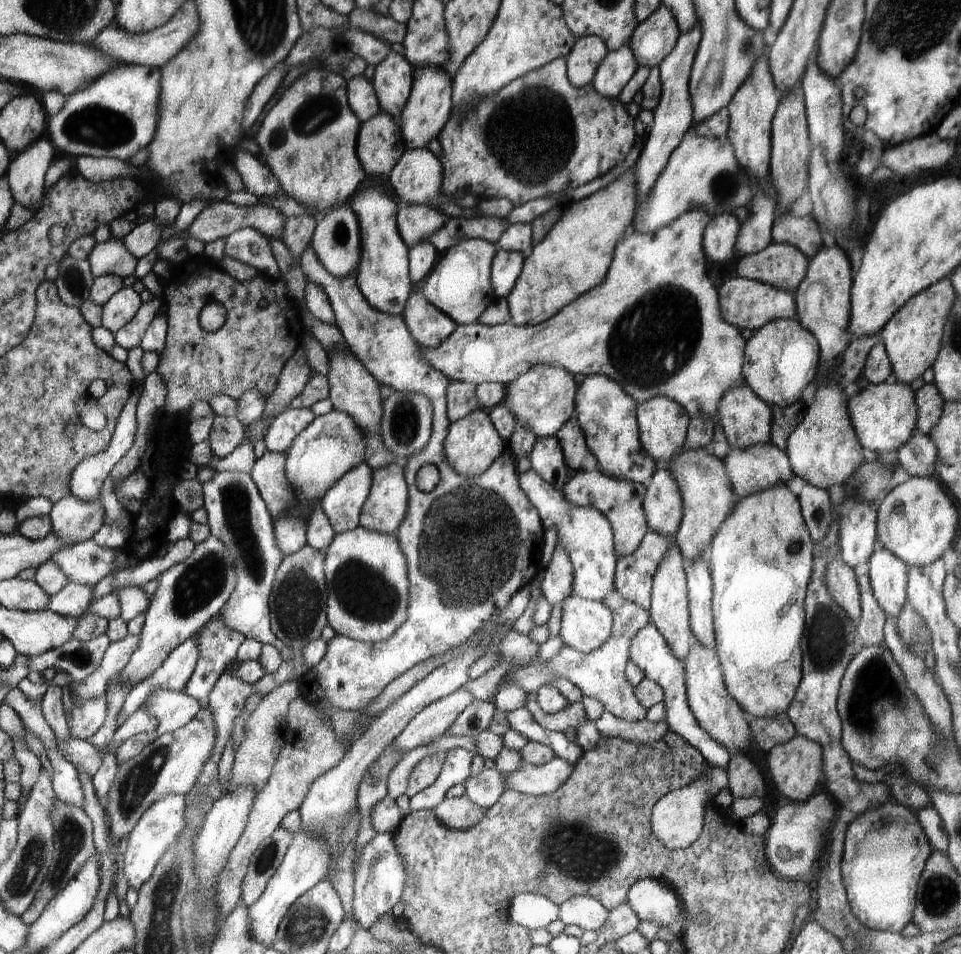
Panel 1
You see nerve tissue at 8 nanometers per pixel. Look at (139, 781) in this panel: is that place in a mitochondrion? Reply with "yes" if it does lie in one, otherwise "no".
yes

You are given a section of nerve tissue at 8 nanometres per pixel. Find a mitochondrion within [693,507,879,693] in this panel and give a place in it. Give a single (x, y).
(825, 654)

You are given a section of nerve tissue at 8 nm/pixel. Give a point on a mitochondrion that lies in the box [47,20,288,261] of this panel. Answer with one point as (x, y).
(96, 124)

